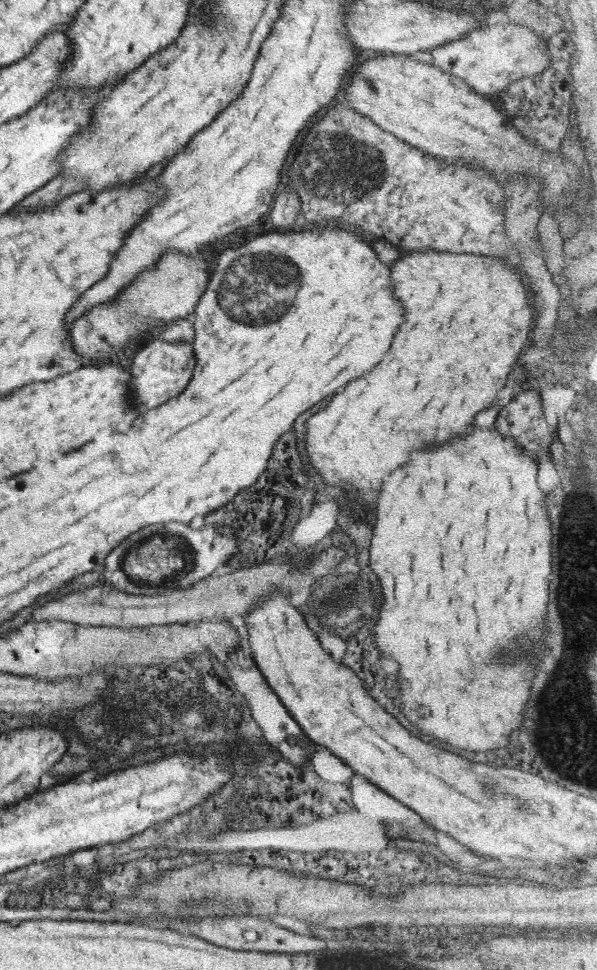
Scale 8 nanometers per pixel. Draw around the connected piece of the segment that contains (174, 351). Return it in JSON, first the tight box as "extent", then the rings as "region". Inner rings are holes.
{"extent":[129,341,195,410],"region":[[[183,341],[152,342],[144,350],[137,352],[129,368],[130,395],[132,395],[134,407],[148,410],[178,396],[186,388],[186,384],[192,380],[195,362],[192,343]]]}

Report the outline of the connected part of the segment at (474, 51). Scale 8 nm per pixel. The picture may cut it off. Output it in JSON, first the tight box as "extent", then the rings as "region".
{"extent":[430,24,550,97],"region":[[[484,24],[458,40],[430,50],[433,66],[462,79],[470,89],[487,97],[502,94],[510,84],[527,77],[543,74],[550,67],[548,38],[526,25]]]}

